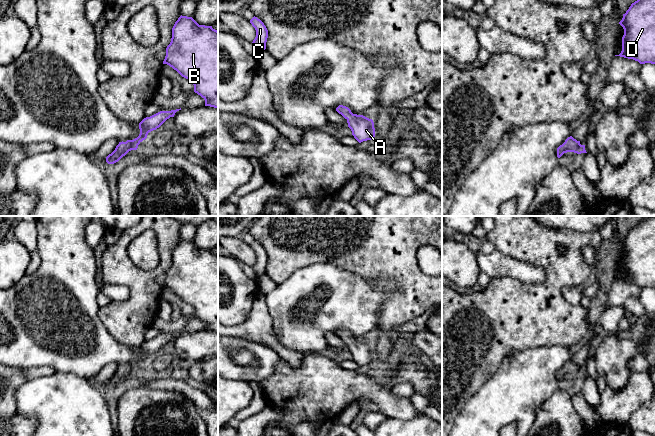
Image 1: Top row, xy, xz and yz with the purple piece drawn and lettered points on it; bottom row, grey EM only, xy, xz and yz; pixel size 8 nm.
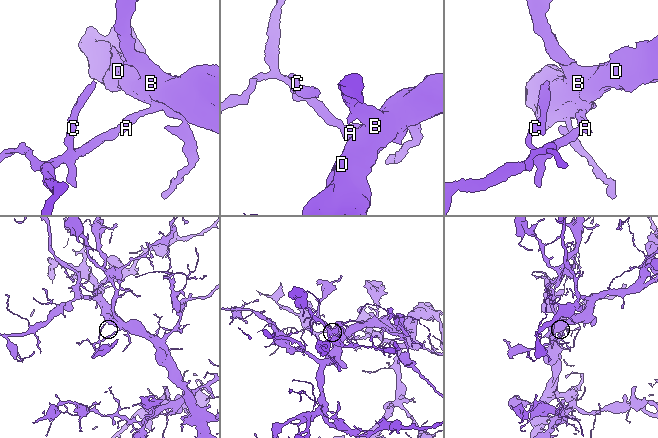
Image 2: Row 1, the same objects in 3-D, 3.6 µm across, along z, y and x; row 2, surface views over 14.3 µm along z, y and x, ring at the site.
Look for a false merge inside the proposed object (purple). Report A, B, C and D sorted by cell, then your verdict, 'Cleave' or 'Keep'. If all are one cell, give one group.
Groups: A B C D. Keep

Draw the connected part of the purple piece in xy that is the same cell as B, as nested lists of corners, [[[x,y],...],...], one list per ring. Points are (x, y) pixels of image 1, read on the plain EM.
[[[180,240],[172,252],[172,262],[166,272],[163,288],[191,305],[194,316],[205,324],[205,330],[218,333],[218,255],[199,249],[192,241]]]

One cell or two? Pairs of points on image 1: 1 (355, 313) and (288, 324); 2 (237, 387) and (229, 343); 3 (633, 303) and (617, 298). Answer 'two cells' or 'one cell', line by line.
1: one cell
2: two cells
3: two cells

